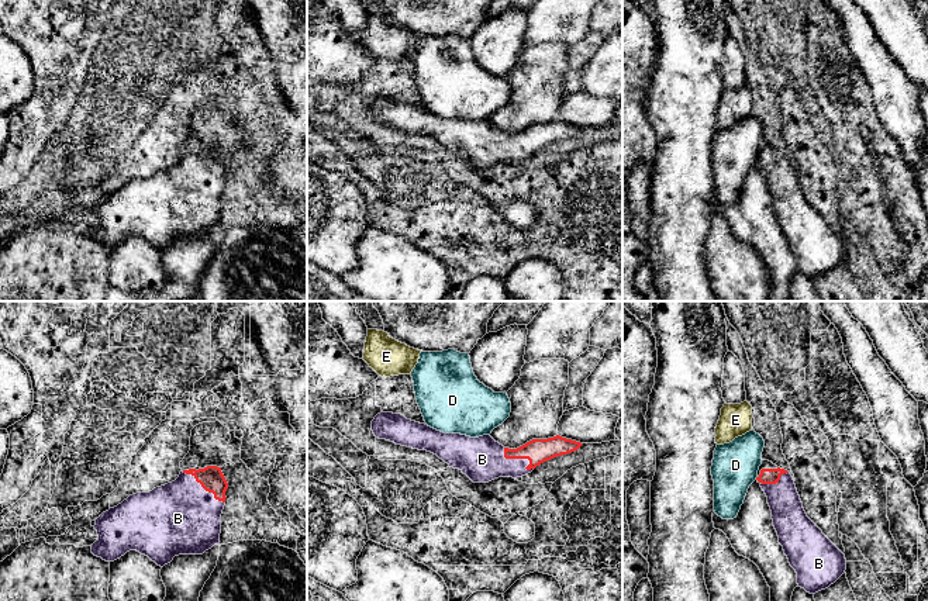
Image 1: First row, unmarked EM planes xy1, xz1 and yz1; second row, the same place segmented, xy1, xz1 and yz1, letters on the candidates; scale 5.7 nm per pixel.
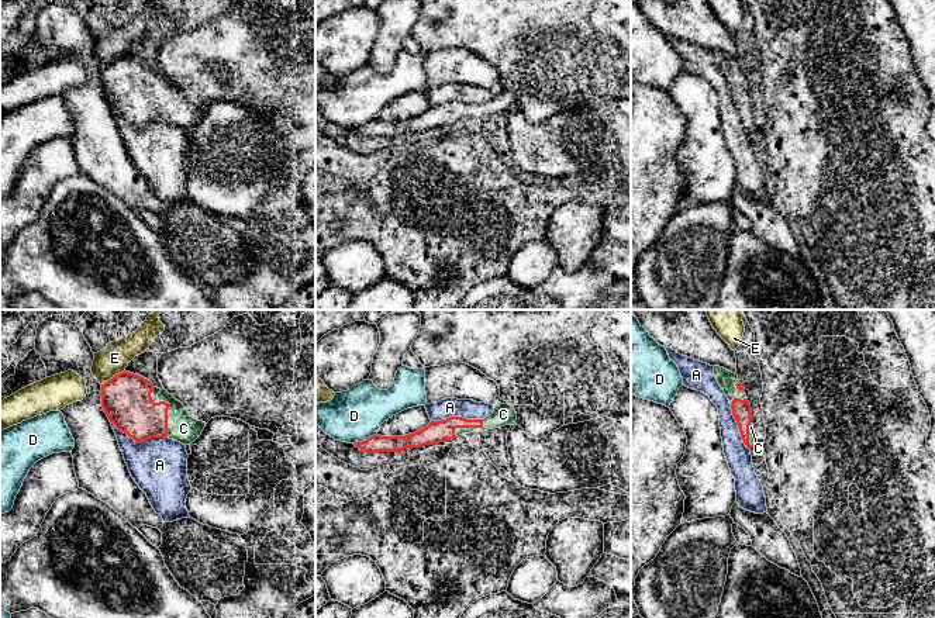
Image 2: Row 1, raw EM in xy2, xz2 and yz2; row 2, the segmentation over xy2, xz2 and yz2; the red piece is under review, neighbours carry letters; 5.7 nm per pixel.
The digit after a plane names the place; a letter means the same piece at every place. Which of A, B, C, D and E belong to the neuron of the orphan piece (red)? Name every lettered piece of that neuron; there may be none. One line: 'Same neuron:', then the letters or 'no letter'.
Same neuron: B, C

